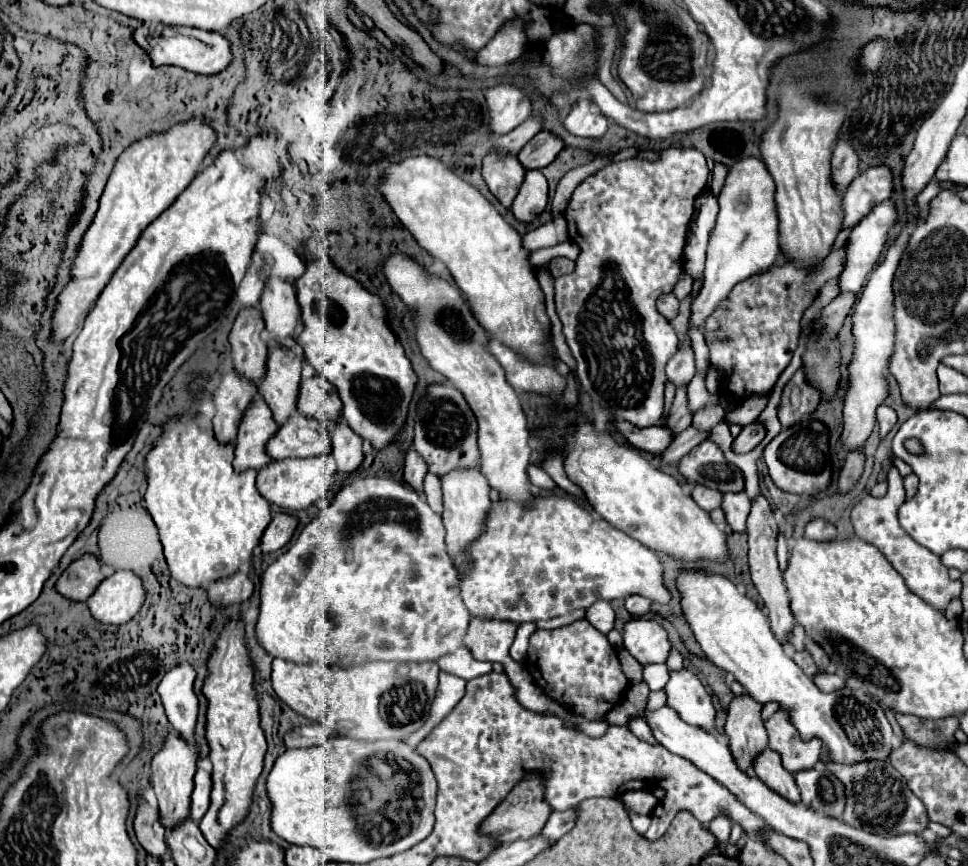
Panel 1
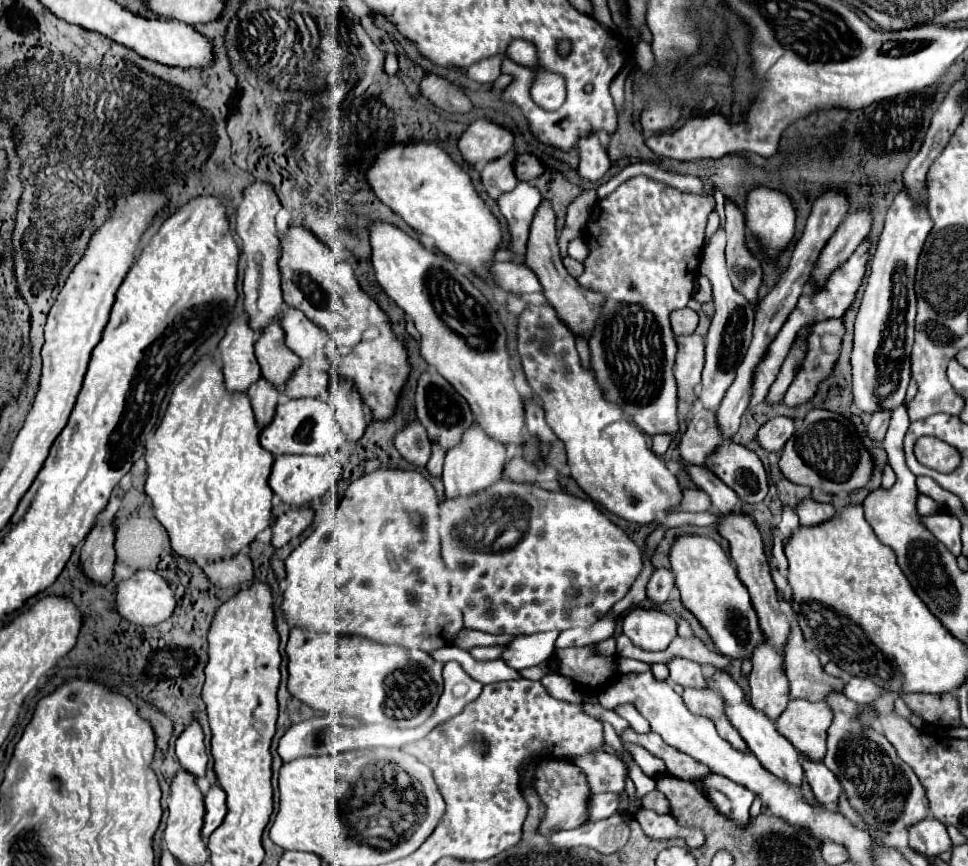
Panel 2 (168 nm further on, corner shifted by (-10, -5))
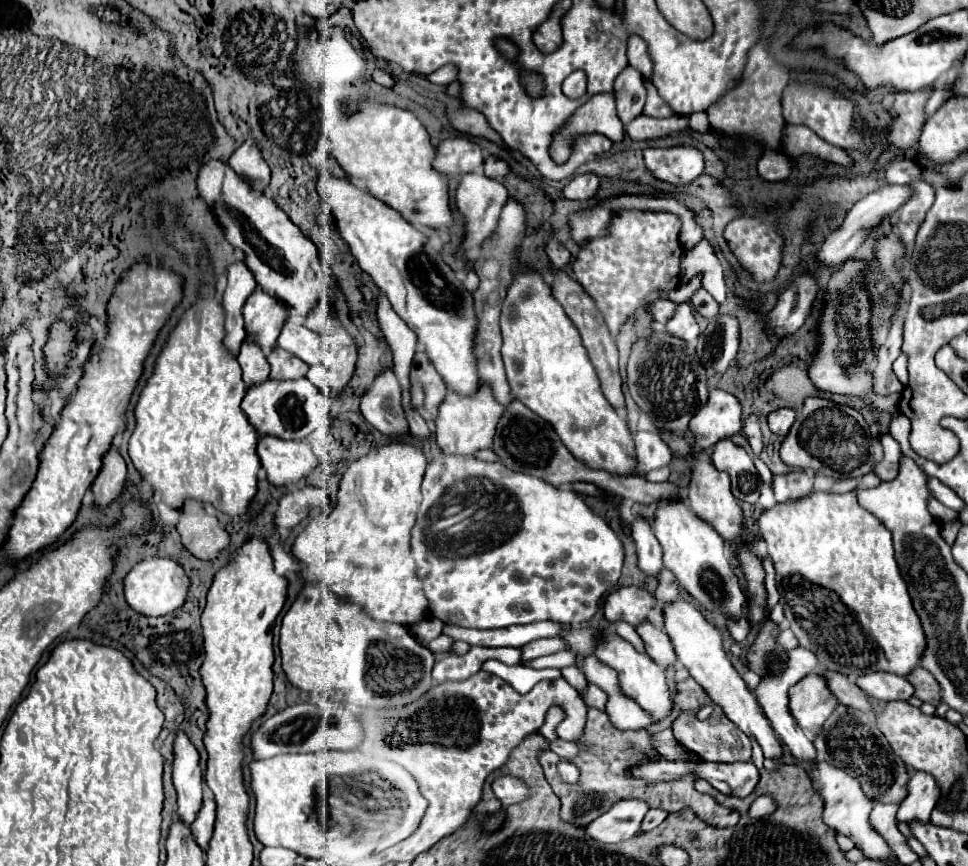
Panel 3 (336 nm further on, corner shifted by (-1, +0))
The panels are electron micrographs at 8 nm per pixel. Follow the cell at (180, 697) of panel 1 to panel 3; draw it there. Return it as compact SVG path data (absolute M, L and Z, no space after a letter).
M176 733L172 781L178 793L178 817L190 825L202 805L202 771L198 767L198 751L186 733Z

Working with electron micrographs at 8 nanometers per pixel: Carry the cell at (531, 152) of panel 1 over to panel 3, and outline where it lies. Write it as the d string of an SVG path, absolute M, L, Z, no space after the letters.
M486 157L486 175L492 179L504 179L510 173L510 167L506 161L498 159L498 157Z

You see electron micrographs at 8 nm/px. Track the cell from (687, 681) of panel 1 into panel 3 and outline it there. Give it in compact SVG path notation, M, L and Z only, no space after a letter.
M646 623L646 625L640 625L640 629L636 629L636 631L642 637L650 659L654 659L662 667L676 667L678 659L676 659L676 653L672 649L670 637L664 633L664 629Z

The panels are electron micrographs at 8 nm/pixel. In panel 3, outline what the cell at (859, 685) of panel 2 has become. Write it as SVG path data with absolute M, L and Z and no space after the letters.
M868 673L856 679L856 685L874 699L882 701L894 701L894 699L910 699L914 693L914 687L908 683L906 677L898 677L896 673Z

